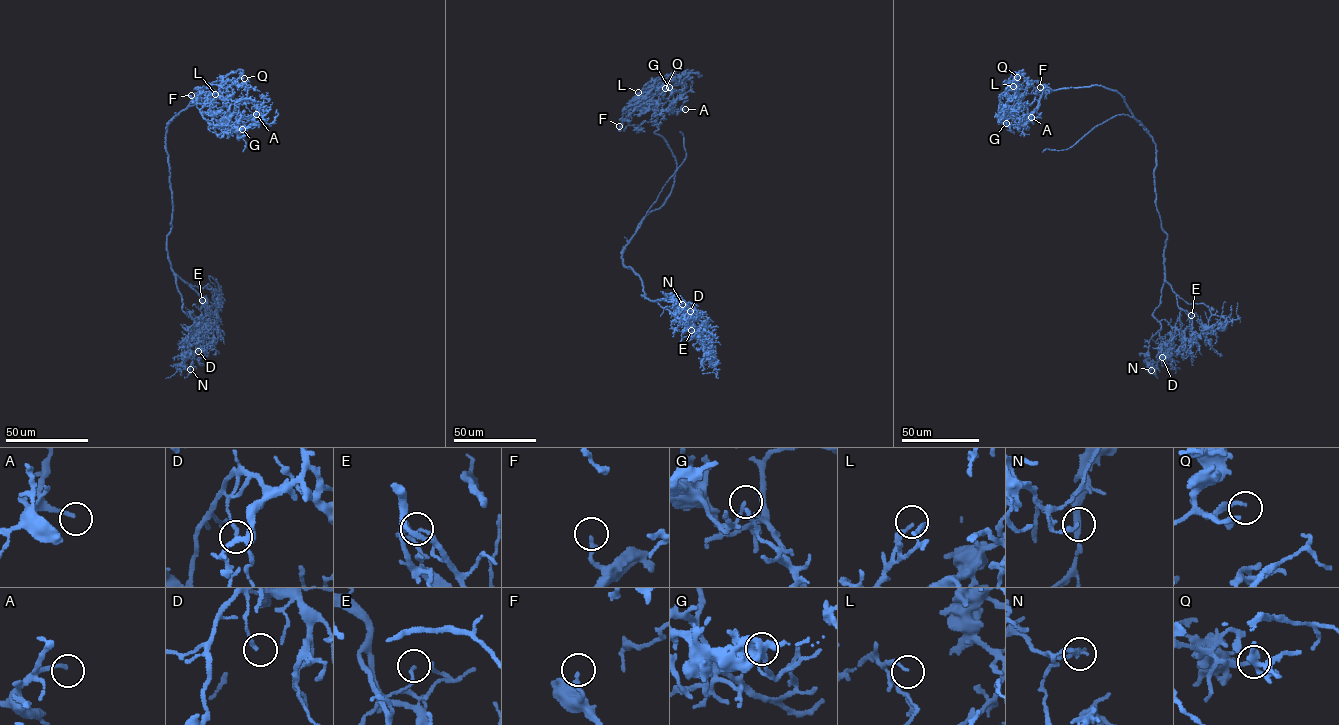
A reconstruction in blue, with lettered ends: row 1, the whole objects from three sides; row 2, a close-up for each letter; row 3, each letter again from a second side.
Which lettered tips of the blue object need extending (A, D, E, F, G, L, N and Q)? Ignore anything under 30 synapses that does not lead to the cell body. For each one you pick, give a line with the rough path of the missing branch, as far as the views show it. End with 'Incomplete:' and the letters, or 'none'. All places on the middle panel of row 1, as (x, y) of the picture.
Incomplete: none

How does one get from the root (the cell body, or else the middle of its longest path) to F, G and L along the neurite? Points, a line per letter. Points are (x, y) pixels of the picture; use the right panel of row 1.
F: (1136, 119), (1119, 93), (1097, 85), (1046, 87), (1032, 112), (1018, 110), (1025, 94), (1040, 87)
G: (1136, 119), (1119, 93), (1097, 85), (1052, 91), (1046, 87), (1032, 112), (1005, 116), (1002, 122), (1006, 123)
L: (1136, 119), (1119, 93), (1097, 85), (1046, 87), (1036, 108), (1026, 114), (1017, 110), (1021, 96), (1013, 86)

